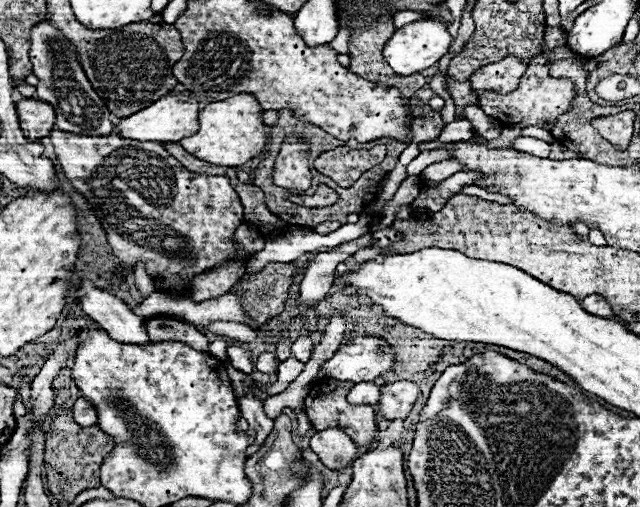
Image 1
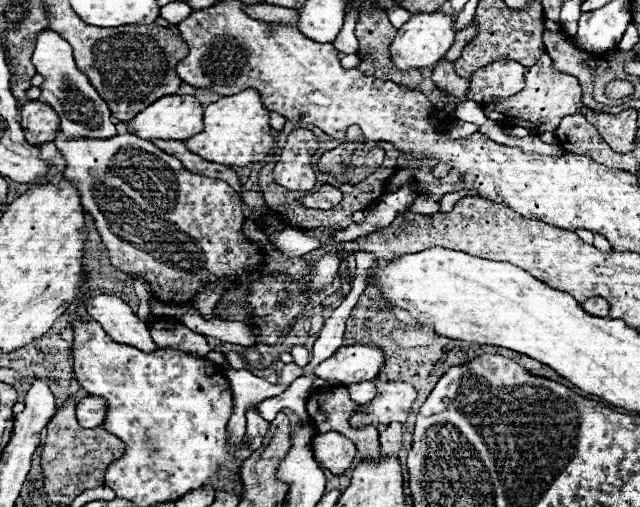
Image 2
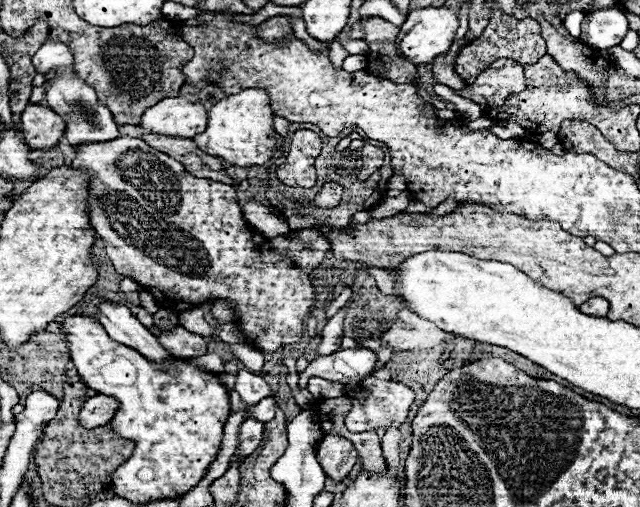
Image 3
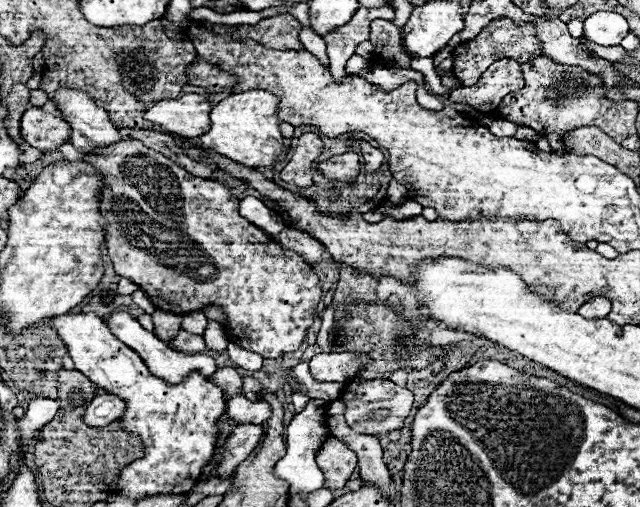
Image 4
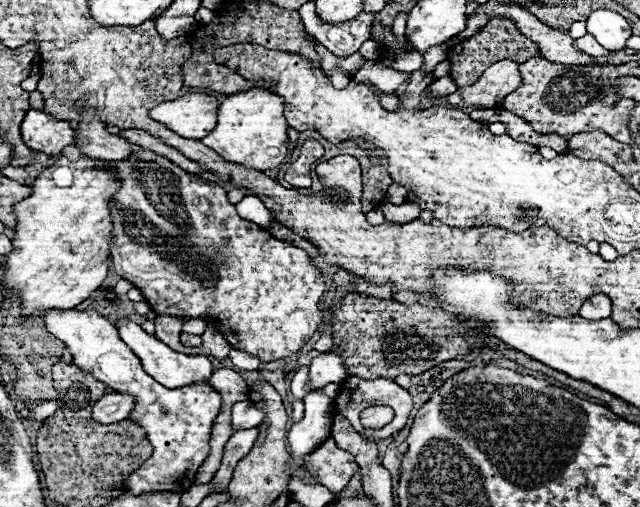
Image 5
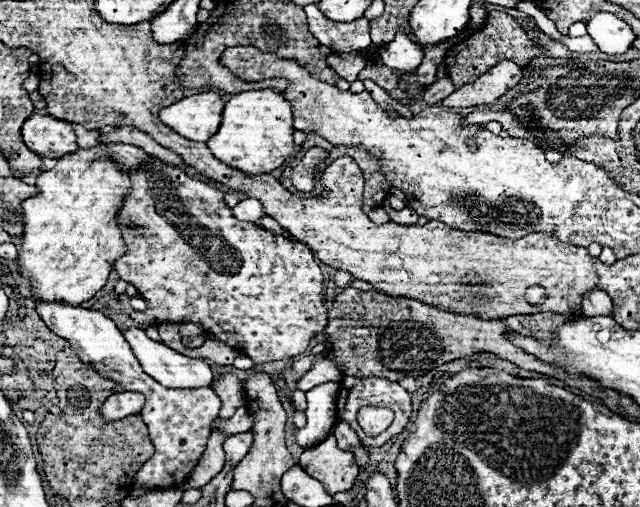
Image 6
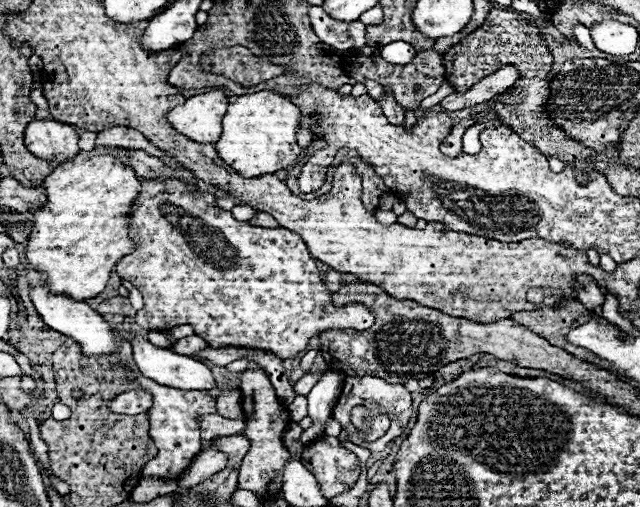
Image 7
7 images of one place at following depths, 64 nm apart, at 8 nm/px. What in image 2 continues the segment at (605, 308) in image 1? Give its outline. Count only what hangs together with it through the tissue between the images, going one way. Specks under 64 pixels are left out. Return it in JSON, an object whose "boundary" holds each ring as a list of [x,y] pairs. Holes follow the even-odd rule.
{"boundary":[[[600,296],[588,298],[588,300],[582,304],[582,308],[584,308],[588,314],[592,314],[592,316],[608,316],[608,302],[606,302],[604,298],[600,298]]]}

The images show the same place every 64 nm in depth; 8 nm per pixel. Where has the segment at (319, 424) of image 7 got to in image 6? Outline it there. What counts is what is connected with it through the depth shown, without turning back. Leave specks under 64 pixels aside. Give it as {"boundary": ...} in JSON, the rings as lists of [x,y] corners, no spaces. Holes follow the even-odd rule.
{"boundary":[[[326,382],[306,392],[306,426],[294,430],[294,442],[308,450],[308,446],[316,446],[328,434],[332,424],[336,422],[336,392],[338,382]]]}

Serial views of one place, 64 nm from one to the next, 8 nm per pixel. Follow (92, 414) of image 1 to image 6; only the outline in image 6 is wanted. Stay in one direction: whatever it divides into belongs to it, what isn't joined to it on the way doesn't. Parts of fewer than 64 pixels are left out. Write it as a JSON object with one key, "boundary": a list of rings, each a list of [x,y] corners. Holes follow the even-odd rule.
{"boundary":[[[118,392],[104,400],[100,406],[100,416],[106,422],[114,422],[132,414],[138,414],[144,406],[144,396],[138,392]]]}

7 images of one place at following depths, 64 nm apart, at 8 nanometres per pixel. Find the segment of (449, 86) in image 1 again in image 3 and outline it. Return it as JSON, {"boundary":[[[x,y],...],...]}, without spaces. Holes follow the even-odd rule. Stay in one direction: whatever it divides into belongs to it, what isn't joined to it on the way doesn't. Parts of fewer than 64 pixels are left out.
{"boundary":[[[438,56],[434,62],[432,62],[432,74],[434,74],[434,80],[438,84],[444,84],[444,86],[450,86],[452,90],[462,90],[466,86],[466,82],[454,72],[454,66],[452,64],[446,64],[444,56]]]}

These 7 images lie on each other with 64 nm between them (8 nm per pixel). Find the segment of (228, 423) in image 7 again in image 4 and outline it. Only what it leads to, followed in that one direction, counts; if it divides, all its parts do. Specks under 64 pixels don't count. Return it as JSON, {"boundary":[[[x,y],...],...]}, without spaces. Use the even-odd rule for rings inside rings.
{"boundary":[[[232,396],[228,400],[228,416],[236,420],[236,424],[262,424],[272,416],[272,408],[264,400],[250,402],[244,396]]]}

